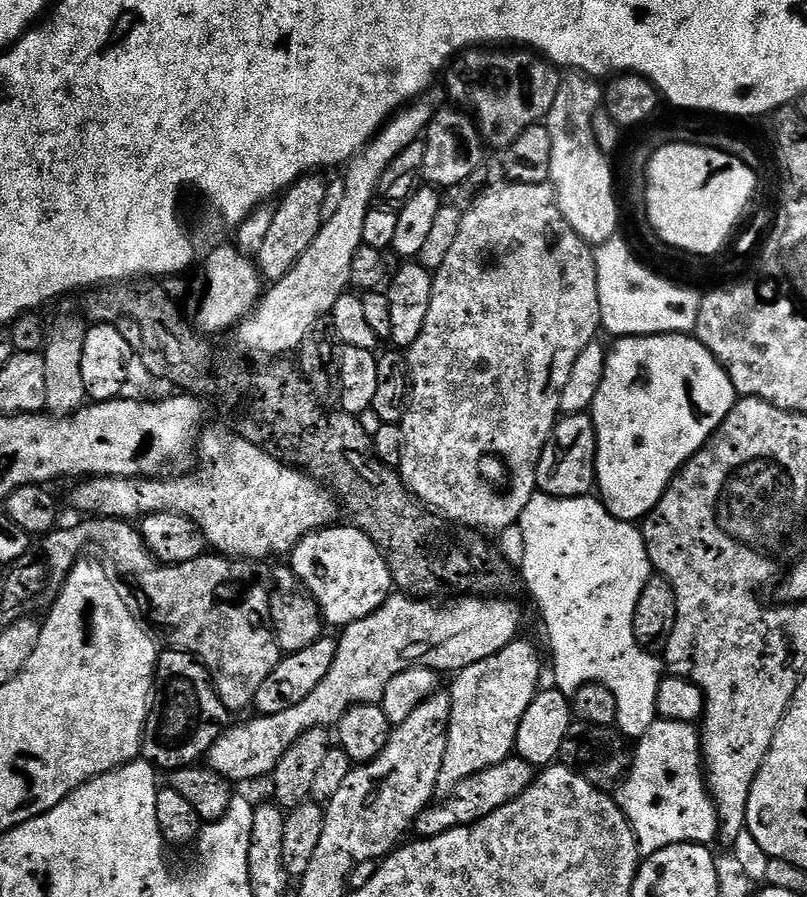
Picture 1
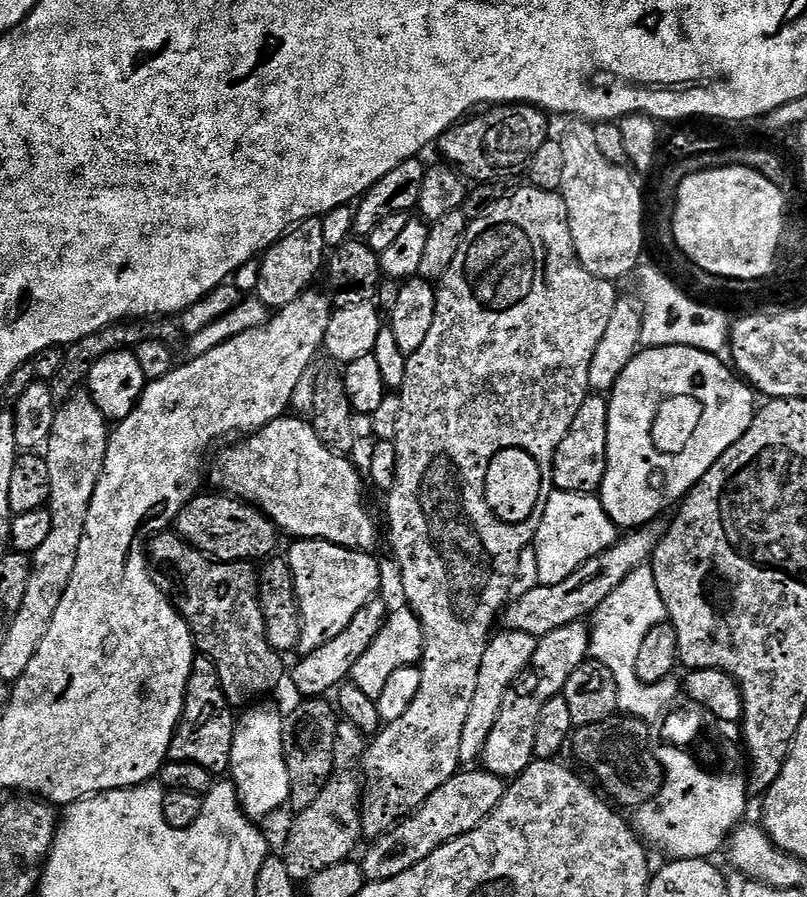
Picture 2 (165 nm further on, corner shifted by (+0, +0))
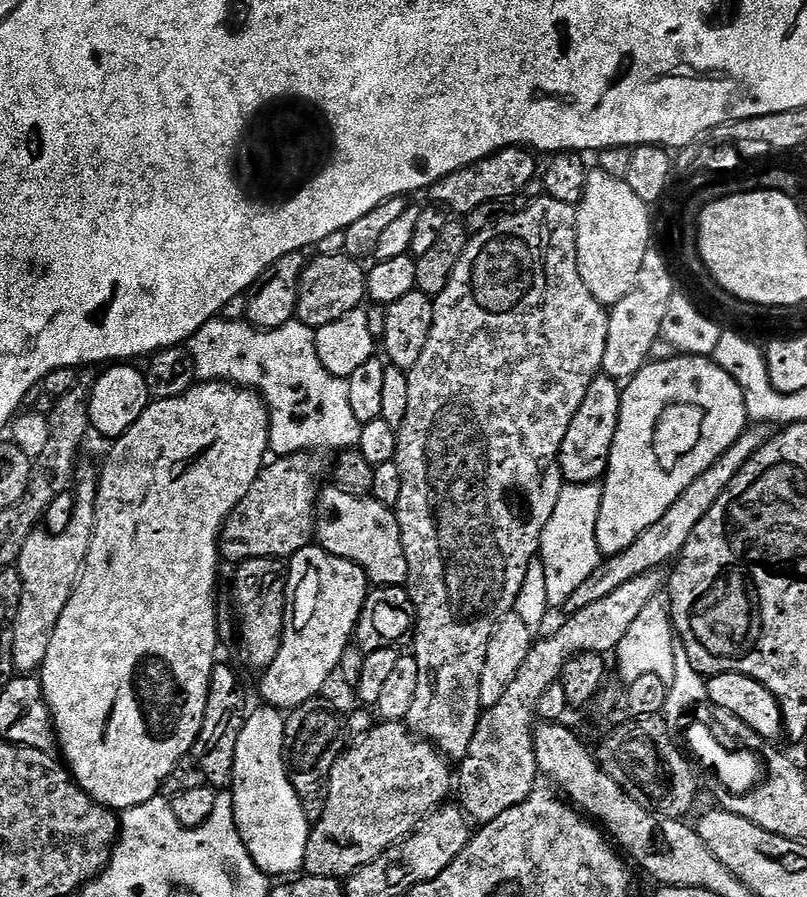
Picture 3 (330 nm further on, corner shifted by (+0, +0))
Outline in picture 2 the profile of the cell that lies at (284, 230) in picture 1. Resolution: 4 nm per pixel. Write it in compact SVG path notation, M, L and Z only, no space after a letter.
M323 219L303 220L292 231L288 232L260 260L258 286L254 296L260 300L265 309L279 310L290 306L290 302L298 299L303 292L309 291L316 280L316 275L326 268L326 251L324 252Z

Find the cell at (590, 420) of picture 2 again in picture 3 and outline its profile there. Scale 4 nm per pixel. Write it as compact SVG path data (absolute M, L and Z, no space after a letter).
M603 374L590 382L590 390L586 390L586 398L582 398L582 406L578 406L578 414L574 414L574 422L570 422L570 430L566 430L566 438L560 447L558 472L565 476L568 484L594 484L603 481L608 471L614 434L618 430L621 391L621 385L617 381Z

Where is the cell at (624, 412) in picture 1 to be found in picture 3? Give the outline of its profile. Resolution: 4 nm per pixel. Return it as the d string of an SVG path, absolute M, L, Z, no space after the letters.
M672 354L669 360L656 360L644 365L623 385L620 394L618 430L608 459L608 471L602 481L596 541L605 557L617 556L638 537L703 474L715 460L749 427L744 389L726 370L707 356Z

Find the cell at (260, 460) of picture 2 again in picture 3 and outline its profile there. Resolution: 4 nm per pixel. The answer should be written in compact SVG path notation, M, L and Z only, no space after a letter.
M337 486L321 487L314 532L327 552L353 560L358 566L362 566L373 585L400 586L407 581L408 563L402 550L396 513L382 502L356 496Z

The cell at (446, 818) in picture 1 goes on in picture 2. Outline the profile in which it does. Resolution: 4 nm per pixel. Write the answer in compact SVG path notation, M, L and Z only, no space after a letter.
M461 770L451 776L441 788L430 794L422 807L373 843L376 845L362 859L365 881L389 880L418 866L418 862L430 858L430 854L443 844L475 830L499 806L506 791L505 781L483 770L472 771L476 770Z

